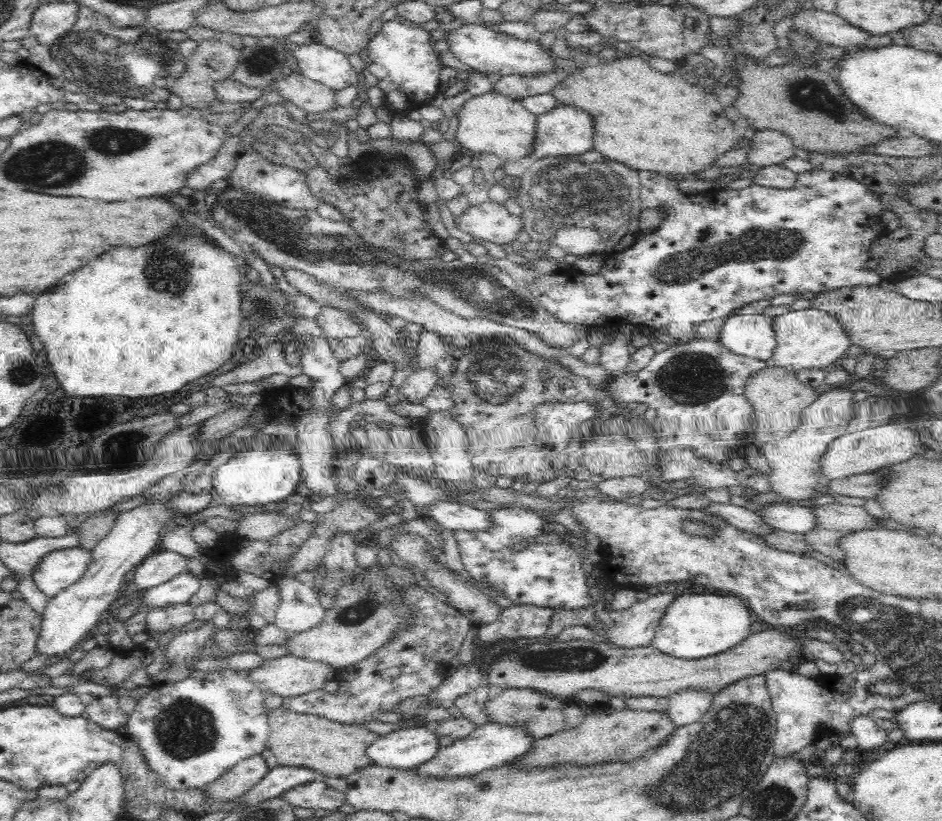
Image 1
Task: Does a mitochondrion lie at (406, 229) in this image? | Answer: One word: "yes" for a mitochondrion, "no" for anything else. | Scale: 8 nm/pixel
yes

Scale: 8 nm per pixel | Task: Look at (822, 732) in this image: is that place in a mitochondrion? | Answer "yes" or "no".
no

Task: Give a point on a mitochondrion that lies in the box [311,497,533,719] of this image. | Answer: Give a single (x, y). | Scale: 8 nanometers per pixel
(373, 599)

